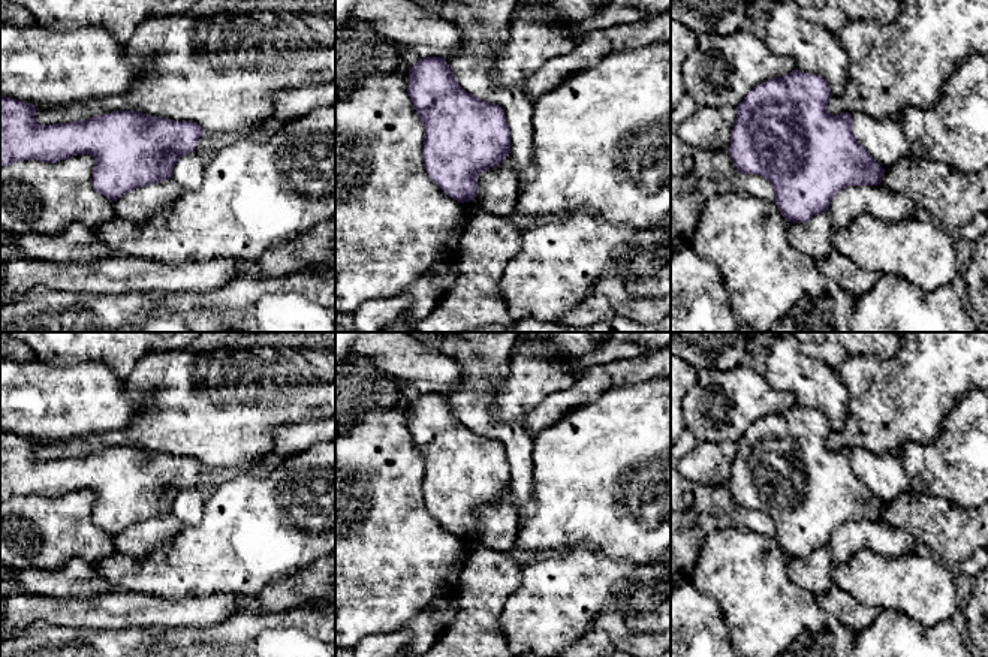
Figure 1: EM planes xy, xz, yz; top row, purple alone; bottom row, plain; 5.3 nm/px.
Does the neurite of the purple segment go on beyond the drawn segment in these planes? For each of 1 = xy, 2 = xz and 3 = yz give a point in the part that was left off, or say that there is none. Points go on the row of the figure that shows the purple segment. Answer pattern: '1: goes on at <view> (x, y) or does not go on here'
1: does not go on here
2: does not go on here
3: does not go on here

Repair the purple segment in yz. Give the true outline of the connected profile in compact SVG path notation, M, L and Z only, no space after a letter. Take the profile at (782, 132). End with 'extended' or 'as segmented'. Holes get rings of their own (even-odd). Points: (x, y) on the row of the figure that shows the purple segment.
M796 67L780 78L757 84L737 106L731 135L729 156L741 174L766 178L775 192L775 205L792 223L805 223L828 210L835 193L847 186L876 186L885 169L864 150L852 130L852 114L831 115L826 106L832 97L829 84L816 73L802 73Z | as segmented

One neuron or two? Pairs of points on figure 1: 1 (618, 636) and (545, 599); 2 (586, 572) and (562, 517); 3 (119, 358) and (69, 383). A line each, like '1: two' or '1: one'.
1: two
2: two
3: two

